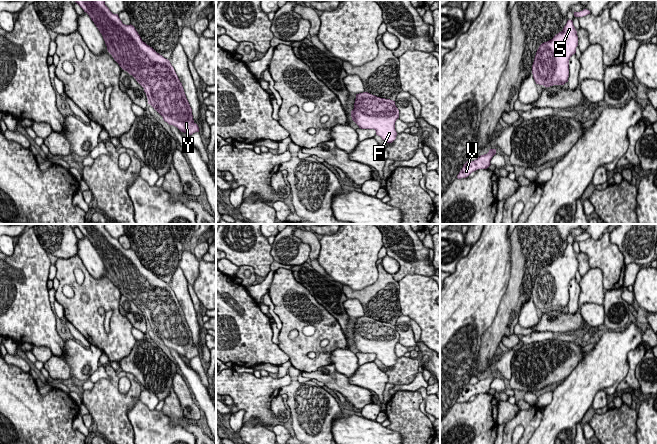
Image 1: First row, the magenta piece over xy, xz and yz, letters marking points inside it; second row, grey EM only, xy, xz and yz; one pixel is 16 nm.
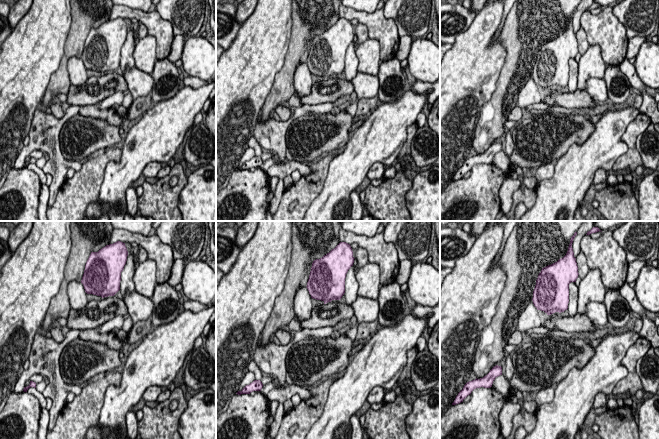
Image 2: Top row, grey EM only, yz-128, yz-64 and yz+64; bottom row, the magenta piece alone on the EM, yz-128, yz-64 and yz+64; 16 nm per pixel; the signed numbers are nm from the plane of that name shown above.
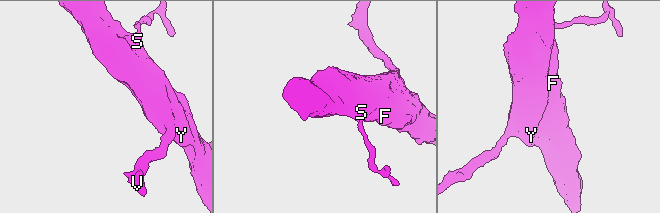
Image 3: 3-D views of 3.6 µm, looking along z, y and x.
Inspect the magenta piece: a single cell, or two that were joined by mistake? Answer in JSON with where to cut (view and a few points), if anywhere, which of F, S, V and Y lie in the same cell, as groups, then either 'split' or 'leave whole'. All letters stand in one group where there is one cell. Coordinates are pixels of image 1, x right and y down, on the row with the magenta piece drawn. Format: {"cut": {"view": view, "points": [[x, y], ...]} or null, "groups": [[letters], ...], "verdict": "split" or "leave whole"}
{"cut": null, "groups": [["F", "S", "V", "Y"]], "verdict": "leave whole"}

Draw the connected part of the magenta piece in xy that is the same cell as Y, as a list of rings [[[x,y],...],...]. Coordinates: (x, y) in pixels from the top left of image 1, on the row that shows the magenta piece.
[[[105,0],[74,1],[94,22],[114,60],[144,88],[148,104],[163,117],[163,120],[188,135],[199,132],[199,127],[193,120],[192,109],[186,98],[182,83],[170,61],[143,42],[133,25],[123,24],[118,14],[113,14],[105,5]]]

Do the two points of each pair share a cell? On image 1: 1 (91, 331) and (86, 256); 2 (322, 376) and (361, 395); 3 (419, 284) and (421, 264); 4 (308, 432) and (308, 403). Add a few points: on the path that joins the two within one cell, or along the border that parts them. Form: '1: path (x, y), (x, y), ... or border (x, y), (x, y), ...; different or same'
1: border (77, 254), (86, 270), (93, 277), (108, 277); different
2: path (332, 379), (338, 381), (351, 392); same
3: border (429, 276), (406, 274), (398, 282); different
4: path (308, 425), (308, 410); same

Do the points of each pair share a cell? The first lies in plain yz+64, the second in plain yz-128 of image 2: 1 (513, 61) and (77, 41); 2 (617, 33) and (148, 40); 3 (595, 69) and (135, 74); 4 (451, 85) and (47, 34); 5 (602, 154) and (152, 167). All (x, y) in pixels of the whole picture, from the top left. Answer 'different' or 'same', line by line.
1: same
2: different
3: different
4: same
5: different

